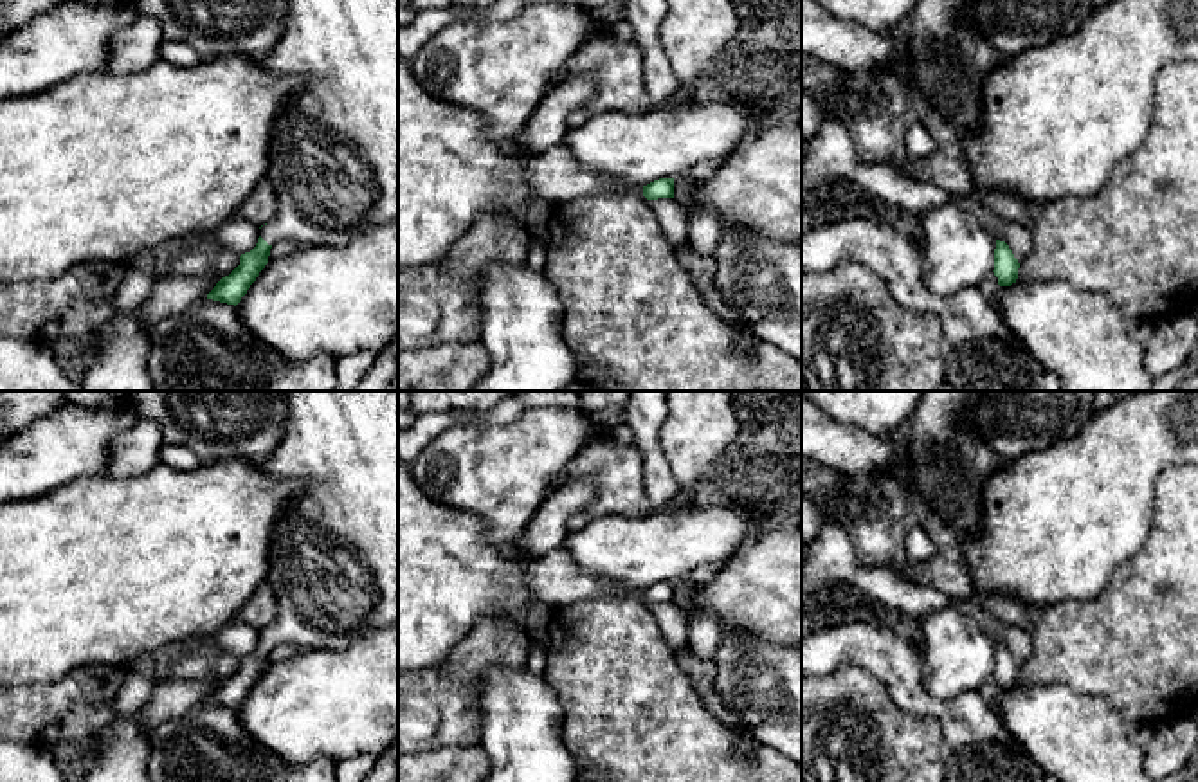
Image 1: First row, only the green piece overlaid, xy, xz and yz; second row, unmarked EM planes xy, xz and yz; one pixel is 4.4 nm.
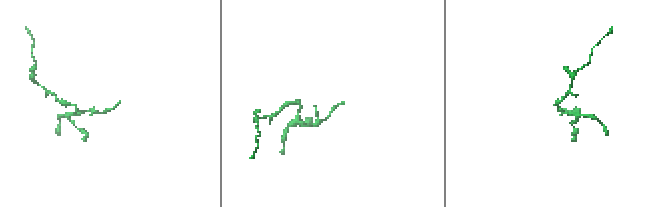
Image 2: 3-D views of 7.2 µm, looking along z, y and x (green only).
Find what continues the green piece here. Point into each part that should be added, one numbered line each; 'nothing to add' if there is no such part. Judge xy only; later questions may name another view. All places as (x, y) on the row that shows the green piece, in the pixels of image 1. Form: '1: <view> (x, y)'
1: xy (334, 154)

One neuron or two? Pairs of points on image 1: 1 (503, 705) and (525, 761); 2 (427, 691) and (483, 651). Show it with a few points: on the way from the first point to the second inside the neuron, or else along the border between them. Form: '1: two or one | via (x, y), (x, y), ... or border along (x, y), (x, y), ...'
1: one | via (517, 719), (525, 746)
2: one | via (442, 691), (469, 663)

